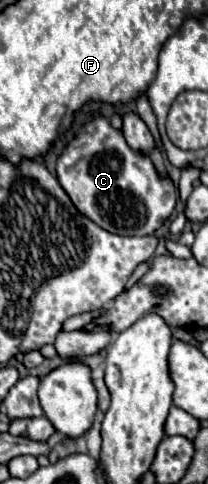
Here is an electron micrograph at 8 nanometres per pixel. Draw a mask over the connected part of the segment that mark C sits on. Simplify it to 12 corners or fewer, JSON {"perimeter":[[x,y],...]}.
{"perimeter":[[101,114],[55,170],[111,234],[149,236],[177,188]]}

